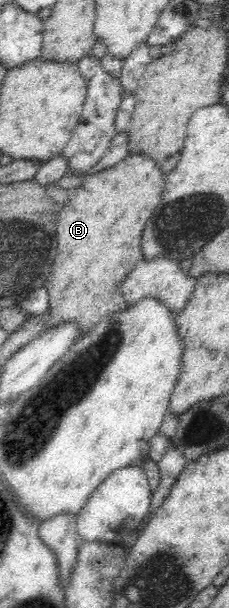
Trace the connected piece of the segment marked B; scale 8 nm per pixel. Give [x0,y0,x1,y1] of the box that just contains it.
[43,152,165,335]

